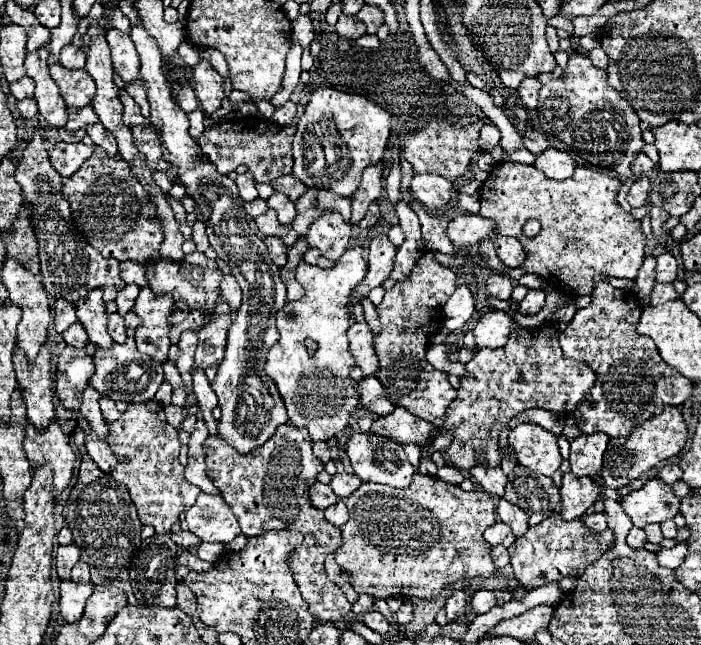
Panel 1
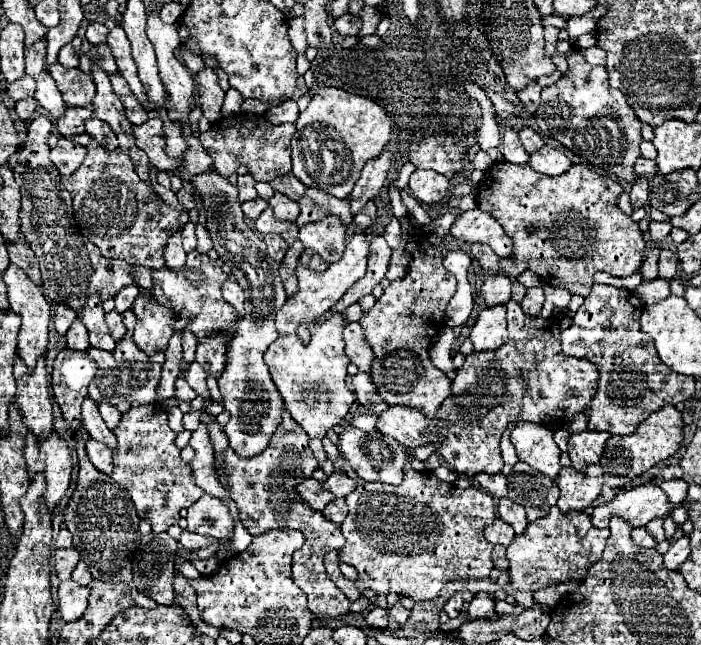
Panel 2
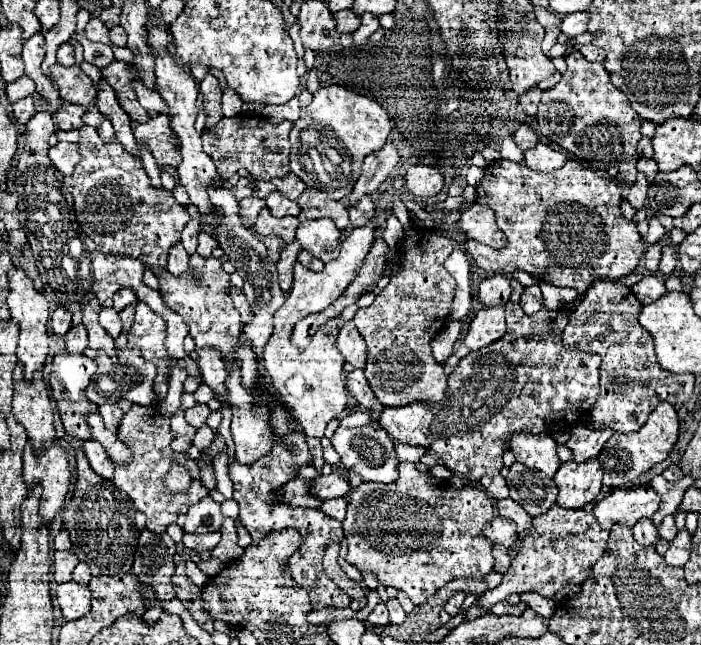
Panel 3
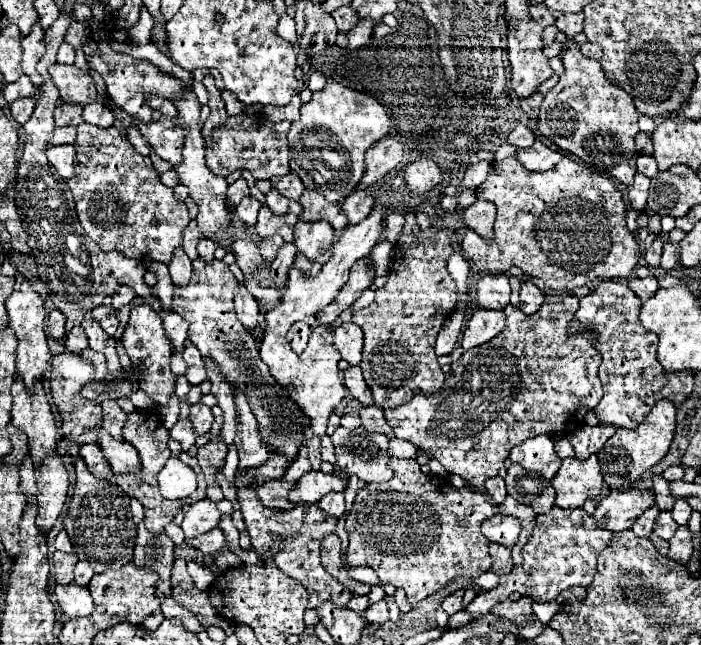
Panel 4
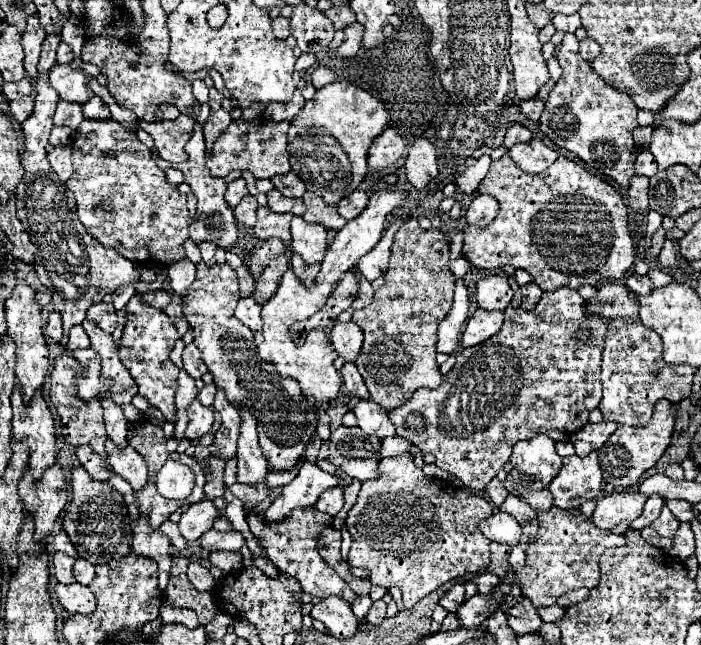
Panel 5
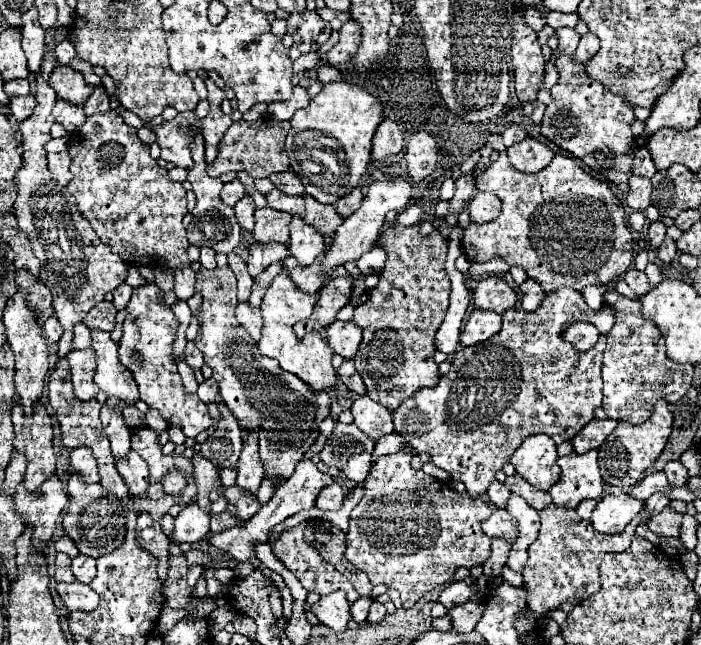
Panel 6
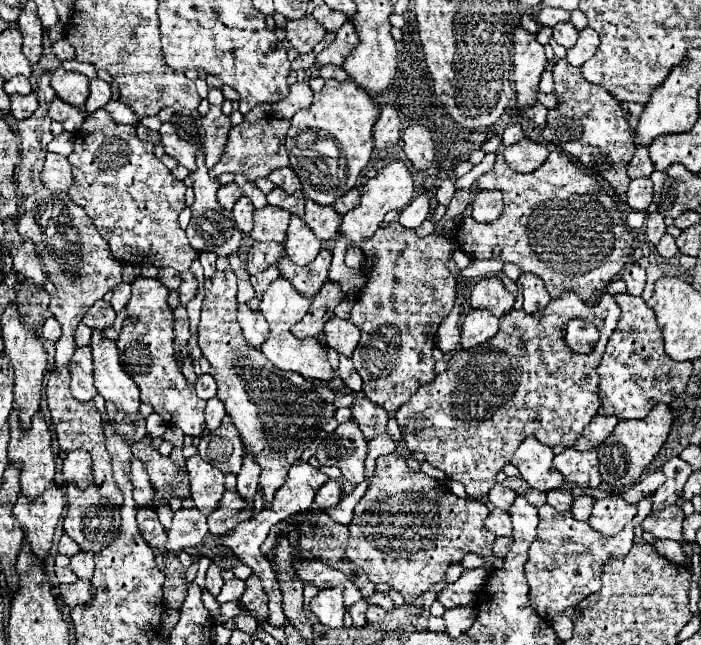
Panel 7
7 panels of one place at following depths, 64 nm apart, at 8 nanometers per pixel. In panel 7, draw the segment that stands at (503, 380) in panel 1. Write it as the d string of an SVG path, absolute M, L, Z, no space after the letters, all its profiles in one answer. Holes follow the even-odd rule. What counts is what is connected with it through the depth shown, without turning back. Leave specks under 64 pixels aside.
M564 292L536 313L527 314L523 309L510 310L500 318L500 330L492 340L472 350L454 350L448 358L448 368L428 384L420 386L418 392L402 404L400 412L396 412L396 420L406 448L410 452L424 452L428 464L442 470L450 480L464 484L468 498L484 502L486 494L496 484L496 474L512 460L516 448L526 436L532 434L548 446L574 446L584 426L598 412L600 398L596 366L600 364L606 342L618 320L620 306L614 302L614 294L604 294L600 304L588 306L576 293ZM574 318L590 320L598 328L600 340L592 354L576 354L566 346L564 328Z

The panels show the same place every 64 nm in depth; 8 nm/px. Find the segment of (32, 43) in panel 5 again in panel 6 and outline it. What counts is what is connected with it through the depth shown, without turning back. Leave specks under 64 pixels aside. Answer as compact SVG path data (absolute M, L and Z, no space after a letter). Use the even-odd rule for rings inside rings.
M36 8L22 14L22 48L28 58L30 72L38 72L44 58L44 28L38 24Z

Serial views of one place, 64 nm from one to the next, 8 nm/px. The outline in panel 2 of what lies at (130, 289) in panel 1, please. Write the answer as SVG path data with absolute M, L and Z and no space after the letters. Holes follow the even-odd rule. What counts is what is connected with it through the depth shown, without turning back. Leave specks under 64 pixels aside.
M134 284L122 288L122 290L114 296L116 312L124 312L124 310L128 310L128 308L134 304L134 300L136 300L138 294L140 294L140 290L138 290L138 286L134 286Z

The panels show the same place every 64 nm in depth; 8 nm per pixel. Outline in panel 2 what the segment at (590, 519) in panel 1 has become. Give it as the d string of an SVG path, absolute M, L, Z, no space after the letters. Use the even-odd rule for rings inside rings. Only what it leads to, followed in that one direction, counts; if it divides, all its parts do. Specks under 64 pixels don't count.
M642 484L632 490L620 490L610 502L594 508L592 524L606 528L612 514L630 522L630 526L644 526L654 516L668 516L674 506L670 506L666 494L656 484Z

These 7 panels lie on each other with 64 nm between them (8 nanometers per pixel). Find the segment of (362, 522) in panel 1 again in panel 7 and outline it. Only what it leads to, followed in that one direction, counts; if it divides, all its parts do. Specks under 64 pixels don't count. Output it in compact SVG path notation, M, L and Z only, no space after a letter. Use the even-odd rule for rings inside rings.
M386 454L376 460L376 474L356 504L354 518L350 522L350 538L346 546L346 556L356 566L360 566L368 578L378 584L386 582L394 590L404 596L404 602L410 604L420 592L426 592L434 582L442 582L446 568L456 564L468 552L476 552L480 556L492 554L494 534L484 528L484 520L488 518L490 508L478 500L460 500L456 498L444 482L438 482L423 472L410 472L406 458L402 454Z

